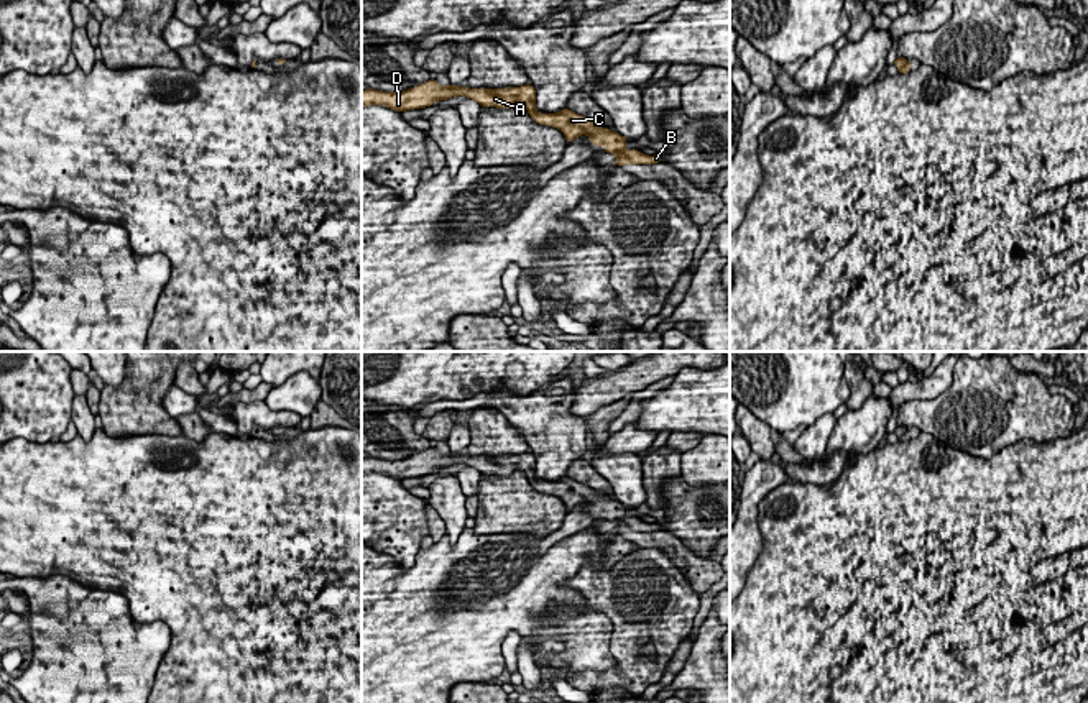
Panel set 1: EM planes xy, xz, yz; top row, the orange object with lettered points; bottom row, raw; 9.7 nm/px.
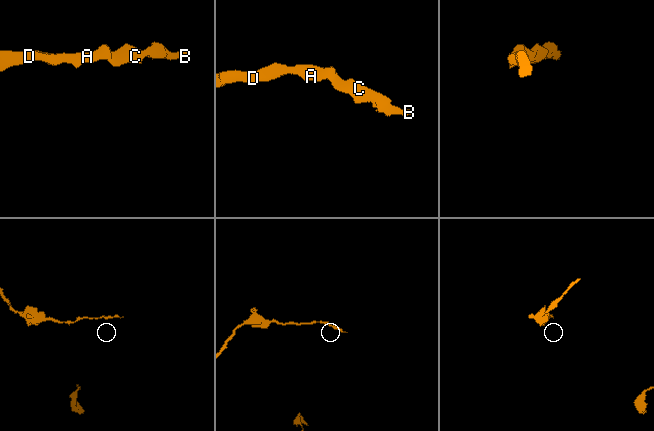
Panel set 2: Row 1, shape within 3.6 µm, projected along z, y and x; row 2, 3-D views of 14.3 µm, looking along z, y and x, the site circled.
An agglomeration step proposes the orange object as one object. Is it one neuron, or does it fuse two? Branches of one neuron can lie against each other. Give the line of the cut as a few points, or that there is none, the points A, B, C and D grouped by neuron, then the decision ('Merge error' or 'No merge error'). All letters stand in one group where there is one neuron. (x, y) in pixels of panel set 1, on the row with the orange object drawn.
No split. Groups: A B C D. No merge error

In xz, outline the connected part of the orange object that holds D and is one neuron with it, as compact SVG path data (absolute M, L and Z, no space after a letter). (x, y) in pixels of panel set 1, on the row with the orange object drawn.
M436 79L411 87L403 92L383 92L367 89L362 90L362 107L383 105L396 112L426 108L434 102L447 100L457 95L477 100L482 107L509 108L513 103L521 102L526 105L529 117L539 123L552 128L559 128L567 143L572 143L577 136L587 135L590 143L597 148L605 146L605 153L616 156L616 164L656 164L662 163L659 154L648 156L638 149L626 149L626 138L608 128L598 128L595 122L569 110L559 110L557 113L541 113L536 110L536 90L531 84L521 87L506 89L470 89L460 85L439 85Z

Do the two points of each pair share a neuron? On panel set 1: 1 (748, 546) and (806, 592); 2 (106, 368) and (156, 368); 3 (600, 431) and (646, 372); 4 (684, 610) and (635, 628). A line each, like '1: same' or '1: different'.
1: different
2: different
3: different
4: same

